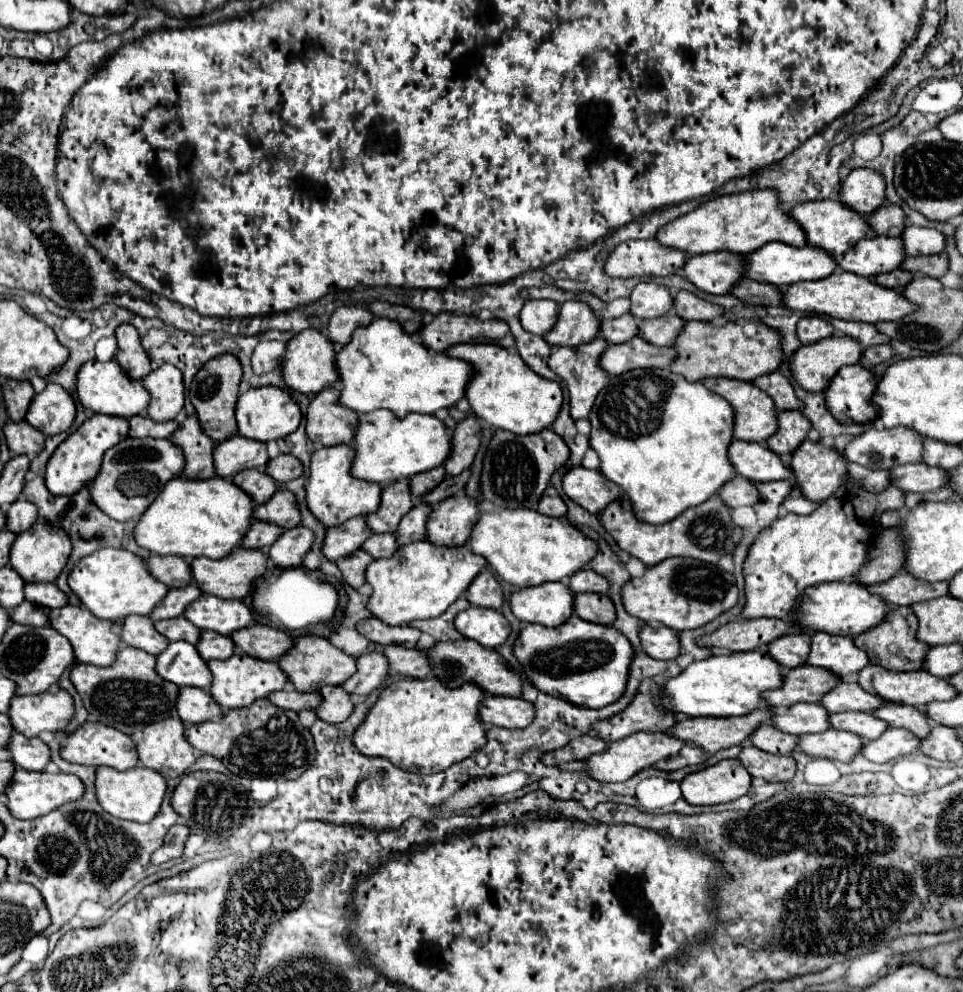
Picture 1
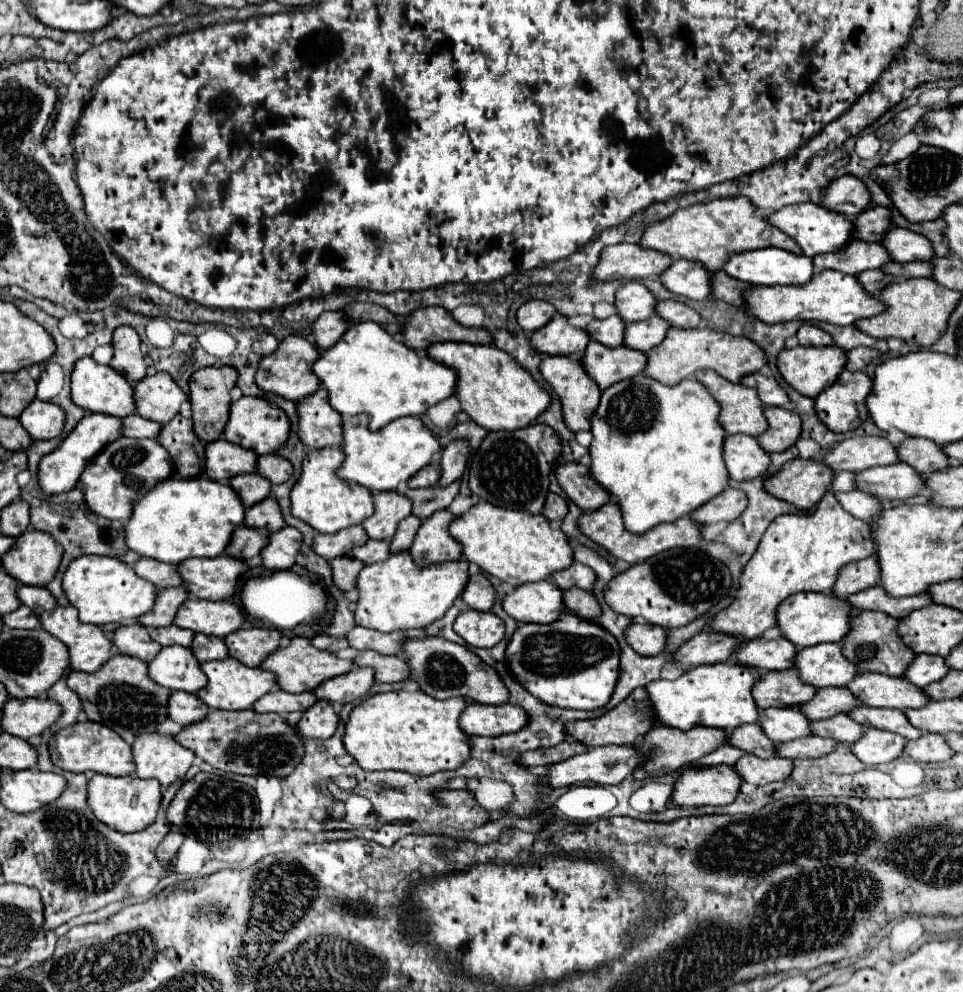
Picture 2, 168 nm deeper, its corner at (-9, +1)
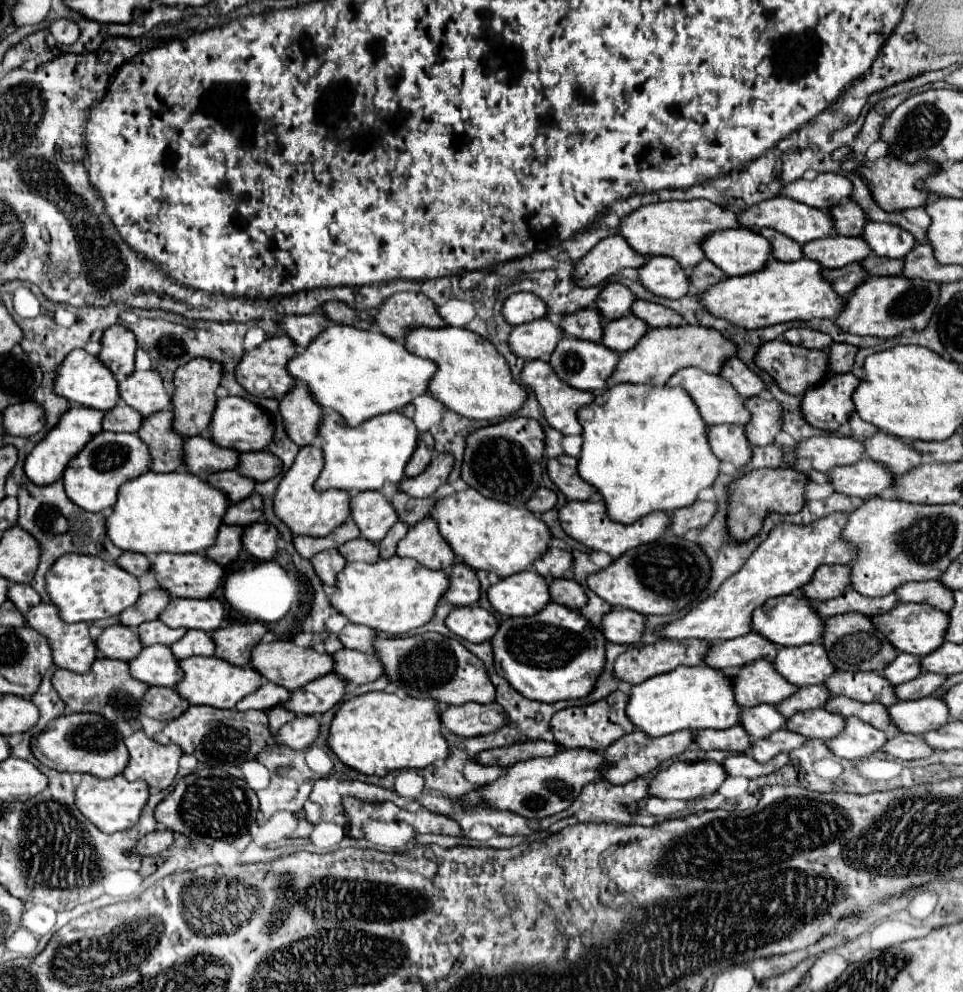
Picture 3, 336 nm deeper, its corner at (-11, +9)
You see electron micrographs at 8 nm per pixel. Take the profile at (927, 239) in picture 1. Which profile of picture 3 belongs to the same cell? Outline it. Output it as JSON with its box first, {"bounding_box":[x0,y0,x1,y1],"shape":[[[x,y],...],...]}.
{"bounding_box":[863,221,917,259],"shape":[[[875,221],[867,223],[863,239],[869,243],[875,255],[891,259],[903,259],[917,245],[915,237],[909,231],[891,223],[875,223]]]}

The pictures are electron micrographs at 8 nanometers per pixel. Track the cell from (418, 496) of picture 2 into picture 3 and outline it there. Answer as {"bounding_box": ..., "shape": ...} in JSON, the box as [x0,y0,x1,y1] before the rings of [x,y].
{"bounding_box":[391,489,437,525],"shape":[[[397,489],[391,503],[397,509],[401,521],[405,521],[407,525],[415,525],[415,523],[419,523],[421,519],[425,519],[429,515],[431,507],[437,503],[437,497],[417,499],[417,497],[411,497],[411,495]]]}

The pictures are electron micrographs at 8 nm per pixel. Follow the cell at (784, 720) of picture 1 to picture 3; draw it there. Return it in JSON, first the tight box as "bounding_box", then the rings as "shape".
{"bounding_box":[741,703,787,739],"shape":[[[763,703],[751,709],[743,709],[741,725],[747,729],[749,735],[753,735],[753,739],[761,739],[771,735],[773,731],[783,729],[787,725],[787,717],[783,717],[777,707]]]}

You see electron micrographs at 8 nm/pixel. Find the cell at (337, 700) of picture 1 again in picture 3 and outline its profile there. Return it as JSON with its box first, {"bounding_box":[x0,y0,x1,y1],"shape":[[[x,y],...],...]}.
{"bounding_box":[275,715,321,749],"shape":[[[297,715],[293,719],[293,725],[289,721],[281,727],[275,741],[293,749],[305,749],[317,739],[319,729],[321,729],[321,723],[315,715]]]}

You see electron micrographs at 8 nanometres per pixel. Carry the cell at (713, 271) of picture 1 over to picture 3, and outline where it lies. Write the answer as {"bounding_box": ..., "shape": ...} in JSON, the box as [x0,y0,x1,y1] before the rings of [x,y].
{"bounding_box":[639,257,689,299],"shape":[[[653,257],[639,269],[641,283],[659,297],[681,299],[689,295],[687,271],[669,257]]]}

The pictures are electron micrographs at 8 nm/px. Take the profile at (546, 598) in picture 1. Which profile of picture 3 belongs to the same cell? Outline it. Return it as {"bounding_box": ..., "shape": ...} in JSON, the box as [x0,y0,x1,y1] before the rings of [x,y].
{"bounding_box":[487,571,551,617],"shape":[[[523,571],[501,579],[487,591],[491,605],[507,617],[525,617],[543,611],[551,601],[549,583],[537,571]]]}

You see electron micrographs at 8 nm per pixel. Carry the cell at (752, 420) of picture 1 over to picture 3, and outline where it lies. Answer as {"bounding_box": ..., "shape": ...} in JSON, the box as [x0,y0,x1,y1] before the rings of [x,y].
{"bounding_box":[667,367,751,425],"shape":[[[685,367],[677,371],[667,385],[681,385],[697,403],[703,419],[707,425],[721,425],[721,423],[737,423],[737,425],[747,425],[751,419],[751,411],[745,407],[745,399],[737,393],[737,389],[723,379],[721,375],[711,375],[699,367]]]}

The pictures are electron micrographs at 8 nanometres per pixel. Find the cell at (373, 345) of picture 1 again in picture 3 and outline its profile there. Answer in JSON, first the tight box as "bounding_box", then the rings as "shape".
{"bounding_box":[287,323,437,427],"shape":[[[333,323],[323,331],[311,347],[299,351],[287,365],[287,371],[309,385],[313,399],[321,407],[339,411],[351,427],[397,411],[409,405],[415,397],[427,393],[429,381],[437,373],[431,359],[417,357],[405,345],[387,339],[383,333],[357,329],[353,325]]]}

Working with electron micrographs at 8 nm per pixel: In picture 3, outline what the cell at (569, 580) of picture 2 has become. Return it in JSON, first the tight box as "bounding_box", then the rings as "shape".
{"bounding_box":[533,547,575,581],"shape":[[[549,547],[547,555],[543,559],[539,559],[533,567],[537,569],[539,575],[543,575],[547,581],[551,581],[551,579],[559,579],[559,577],[569,577],[571,569],[573,569],[573,561],[575,559],[569,551]]]}

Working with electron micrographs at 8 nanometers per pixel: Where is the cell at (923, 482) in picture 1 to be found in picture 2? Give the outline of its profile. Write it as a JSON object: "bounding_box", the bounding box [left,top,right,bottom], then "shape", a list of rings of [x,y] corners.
{"bounding_box":[855,463,923,501],"shape":[[[905,463],[885,465],[885,467],[871,467],[855,475],[855,489],[883,501],[893,499],[907,499],[919,495],[923,489],[923,477],[913,471]]]}

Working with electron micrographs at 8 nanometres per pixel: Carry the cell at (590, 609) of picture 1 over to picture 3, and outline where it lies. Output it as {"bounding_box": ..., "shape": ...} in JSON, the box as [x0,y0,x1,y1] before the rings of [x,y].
{"bounding_box":[549,579,587,609],"shape":[[[555,579],[549,585],[551,601],[567,605],[571,609],[583,609],[587,605],[585,589],[573,579]]]}

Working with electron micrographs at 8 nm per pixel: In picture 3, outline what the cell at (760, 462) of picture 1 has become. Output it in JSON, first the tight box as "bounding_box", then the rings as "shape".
{"bounding_box":[707,425,753,469],"shape":[[[713,425],[707,437],[711,451],[721,461],[731,461],[737,469],[747,467],[753,457],[753,449],[741,425]]]}

